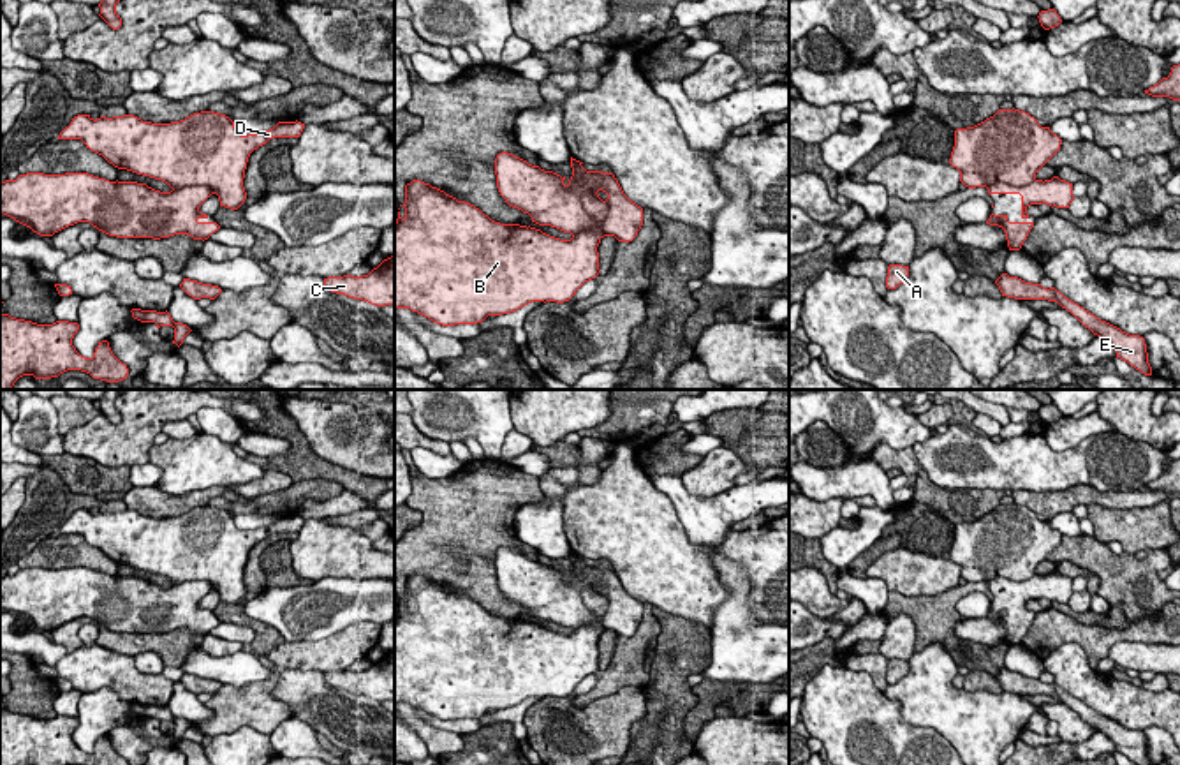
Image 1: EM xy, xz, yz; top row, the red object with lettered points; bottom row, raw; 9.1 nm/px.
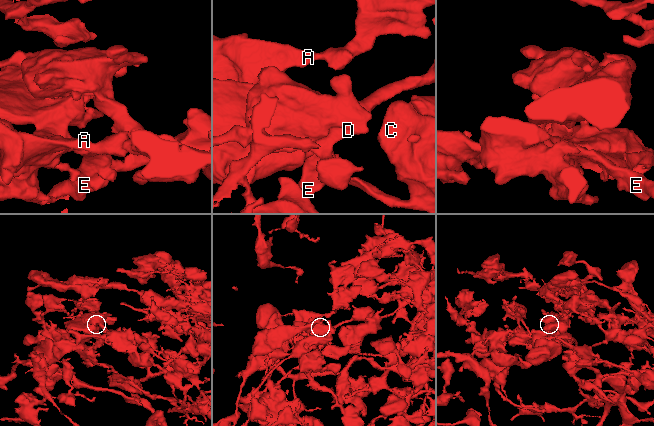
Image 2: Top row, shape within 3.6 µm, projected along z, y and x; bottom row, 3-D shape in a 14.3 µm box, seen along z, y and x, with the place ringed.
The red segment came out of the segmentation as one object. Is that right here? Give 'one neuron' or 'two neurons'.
one neuron

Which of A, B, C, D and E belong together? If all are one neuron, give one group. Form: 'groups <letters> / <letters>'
groups A B C D E

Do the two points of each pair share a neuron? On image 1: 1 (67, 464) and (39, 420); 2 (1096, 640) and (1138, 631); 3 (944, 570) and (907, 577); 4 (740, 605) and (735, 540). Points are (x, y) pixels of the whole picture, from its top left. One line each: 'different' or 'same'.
1: different
2: same
3: same
4: different

